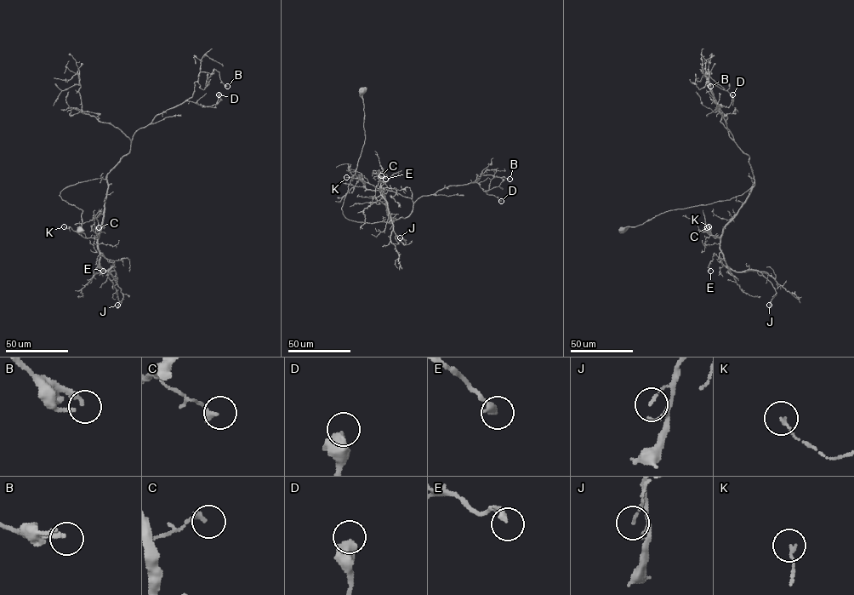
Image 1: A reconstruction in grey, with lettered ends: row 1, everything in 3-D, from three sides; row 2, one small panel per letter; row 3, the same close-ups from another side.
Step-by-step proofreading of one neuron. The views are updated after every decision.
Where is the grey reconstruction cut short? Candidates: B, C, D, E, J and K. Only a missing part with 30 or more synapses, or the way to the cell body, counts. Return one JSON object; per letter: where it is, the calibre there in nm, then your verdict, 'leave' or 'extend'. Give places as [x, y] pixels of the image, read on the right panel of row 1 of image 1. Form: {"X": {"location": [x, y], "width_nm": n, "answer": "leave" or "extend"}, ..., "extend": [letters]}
{"B": {"location": [710, 86], "width_nm": 180, "answer": "leave"}, "C": {"location": [707, 227], "width_nm": 240, "answer": "leave"}, "D": {"location": [732, 94], "width_nm": 550, "answer": "leave"}, "E": {"location": [710, 271], "width_nm": 300, "answer": "leave"}, "J": {"location": [769, 305], "width_nm": 110, "answer": "leave"}, "K": {"location": [708, 226], "width_nm": 140, "answer": "leave"}, "extend": []}

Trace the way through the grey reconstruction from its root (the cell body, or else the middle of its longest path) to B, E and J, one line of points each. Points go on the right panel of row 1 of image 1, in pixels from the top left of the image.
B: (622, 230), (668, 210), (729, 200), (754, 185), (749, 157), (717, 110), (706, 82), (708, 70), (710, 86)
E: (622, 230), (668, 210), (729, 200), (747, 191), (754, 179), (750, 195), (724, 228), (710, 271)
J: (622, 230), (729, 200), (754, 179), (720, 248), (731, 269), (759, 271), (771, 283), (776, 294), (769, 305)

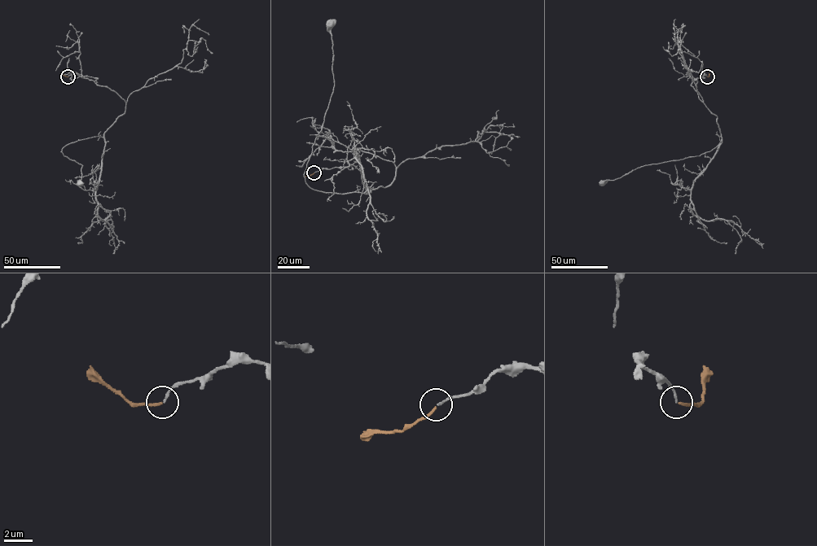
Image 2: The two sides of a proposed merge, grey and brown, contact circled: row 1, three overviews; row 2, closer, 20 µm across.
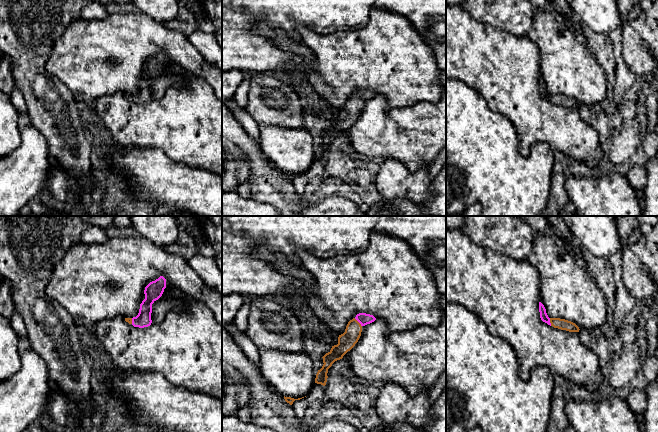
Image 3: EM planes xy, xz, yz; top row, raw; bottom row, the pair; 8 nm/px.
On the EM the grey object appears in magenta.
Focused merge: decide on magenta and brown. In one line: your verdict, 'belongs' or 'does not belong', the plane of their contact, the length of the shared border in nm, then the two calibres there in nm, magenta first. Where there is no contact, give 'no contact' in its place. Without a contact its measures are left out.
belongs | xz | 90 nm | 90/140 nm

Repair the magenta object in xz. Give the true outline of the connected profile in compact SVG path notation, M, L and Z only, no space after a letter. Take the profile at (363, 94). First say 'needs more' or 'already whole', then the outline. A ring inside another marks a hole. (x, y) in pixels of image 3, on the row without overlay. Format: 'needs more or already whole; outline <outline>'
needs more; outline M359 89L348 98L345 108L338 113L338 120L332 122L331 126L322 133L324 140L316 150L315 159L326 161L328 145L355 122L361 112L362 103L375 96L373 91Z

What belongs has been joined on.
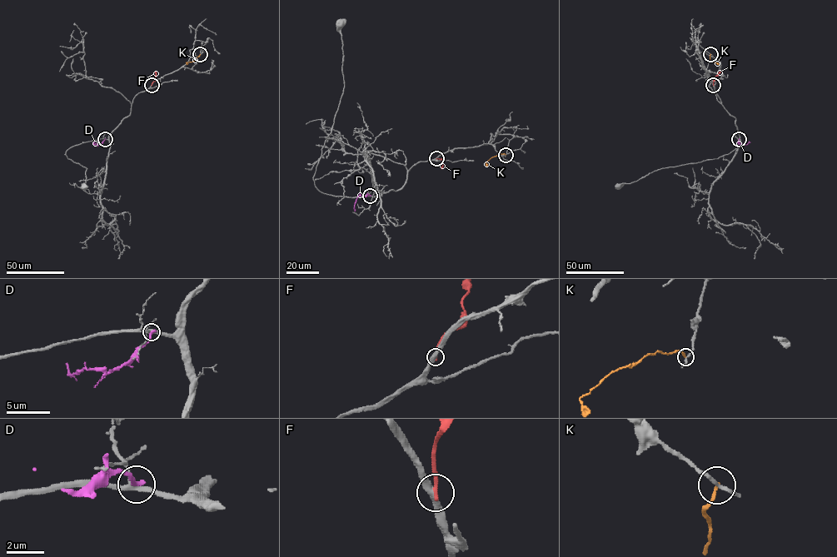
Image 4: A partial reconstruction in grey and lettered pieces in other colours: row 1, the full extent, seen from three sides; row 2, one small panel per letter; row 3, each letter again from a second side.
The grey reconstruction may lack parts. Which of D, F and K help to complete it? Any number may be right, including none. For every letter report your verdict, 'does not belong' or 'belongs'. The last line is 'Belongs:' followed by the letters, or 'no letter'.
D: does not belong
F: does not belong
K: does not belong
Belongs: no letter

